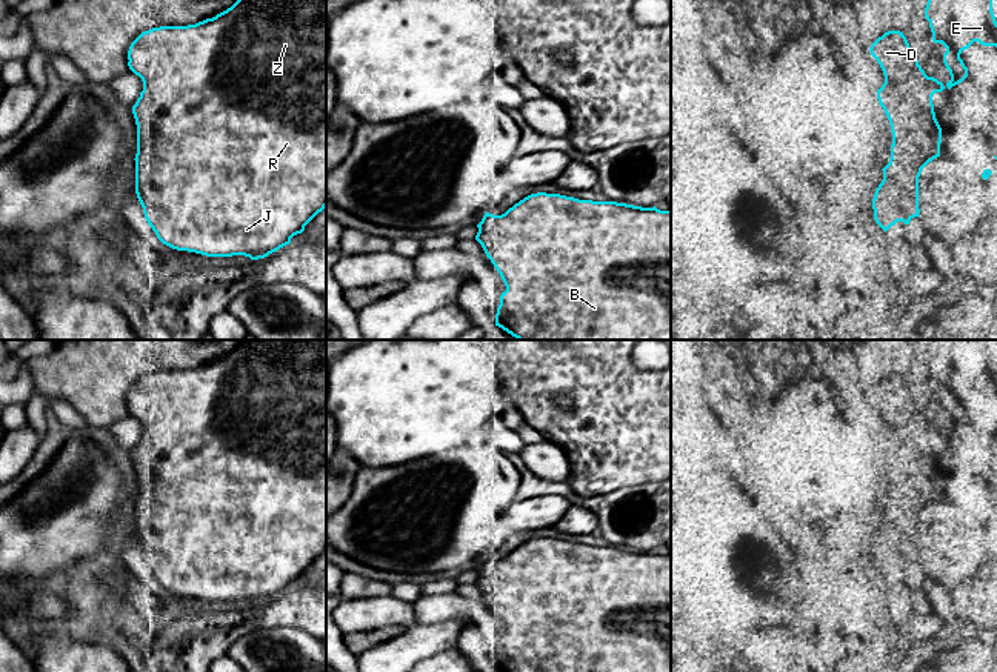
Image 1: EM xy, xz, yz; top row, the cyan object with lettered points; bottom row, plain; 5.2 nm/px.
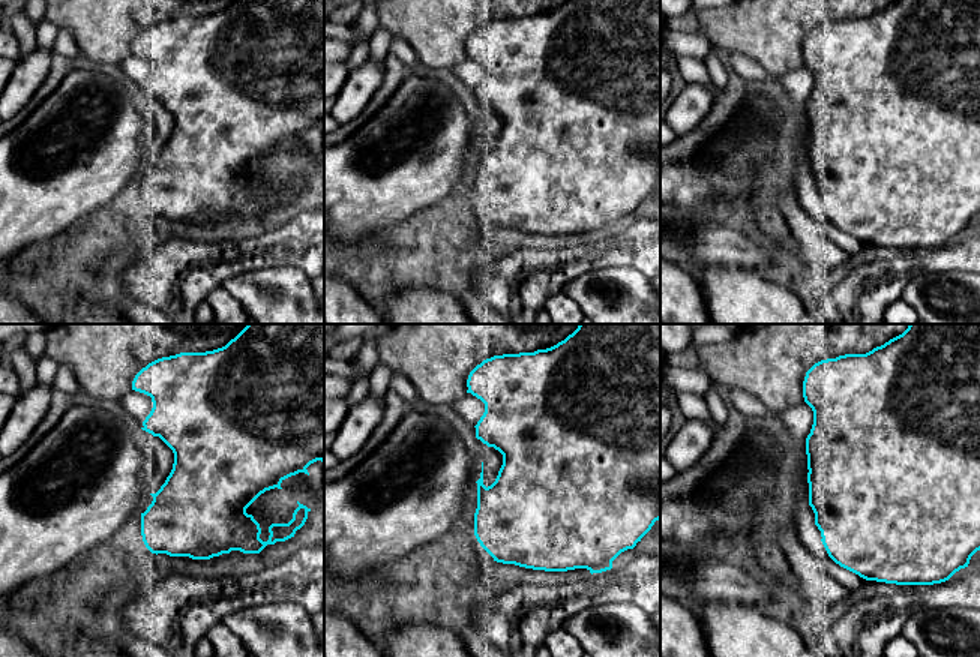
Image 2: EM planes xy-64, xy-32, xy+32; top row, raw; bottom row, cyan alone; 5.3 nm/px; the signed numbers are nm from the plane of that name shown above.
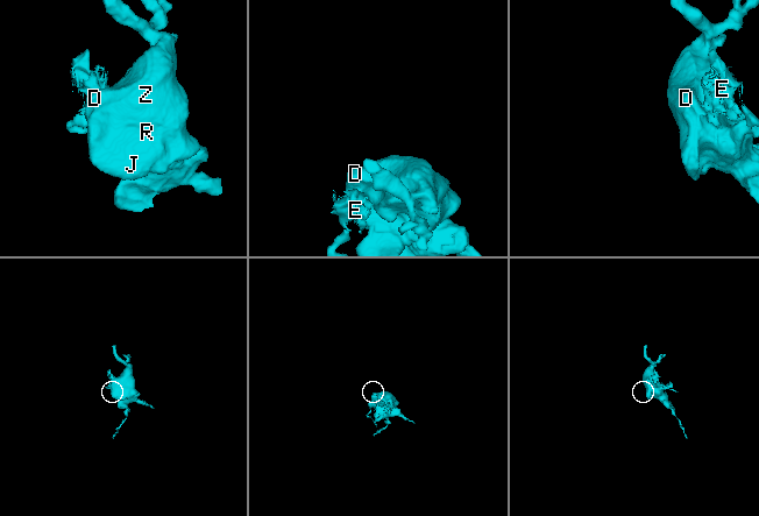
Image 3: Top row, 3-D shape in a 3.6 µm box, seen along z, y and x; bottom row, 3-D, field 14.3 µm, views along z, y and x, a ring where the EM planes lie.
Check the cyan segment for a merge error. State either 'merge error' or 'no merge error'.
merge error

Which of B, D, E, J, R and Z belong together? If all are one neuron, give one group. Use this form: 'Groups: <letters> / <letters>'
Groups: B D J R Z / E

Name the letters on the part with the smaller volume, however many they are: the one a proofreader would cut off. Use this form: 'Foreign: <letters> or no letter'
Foreign: E

